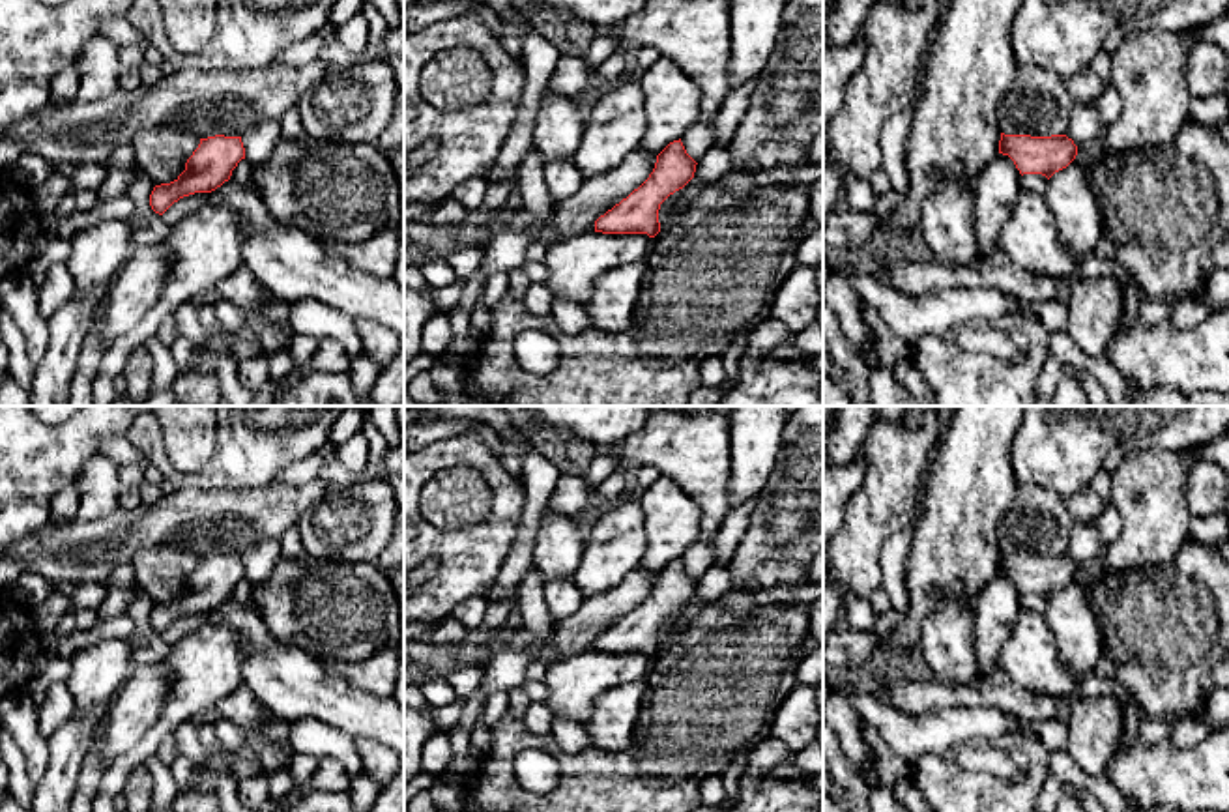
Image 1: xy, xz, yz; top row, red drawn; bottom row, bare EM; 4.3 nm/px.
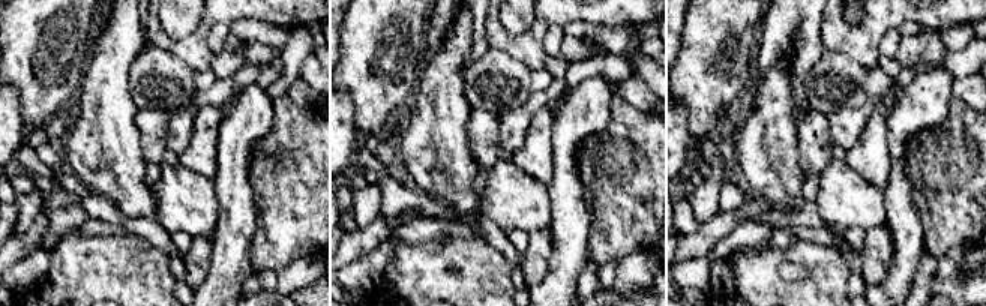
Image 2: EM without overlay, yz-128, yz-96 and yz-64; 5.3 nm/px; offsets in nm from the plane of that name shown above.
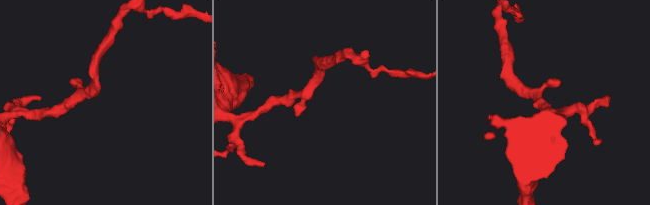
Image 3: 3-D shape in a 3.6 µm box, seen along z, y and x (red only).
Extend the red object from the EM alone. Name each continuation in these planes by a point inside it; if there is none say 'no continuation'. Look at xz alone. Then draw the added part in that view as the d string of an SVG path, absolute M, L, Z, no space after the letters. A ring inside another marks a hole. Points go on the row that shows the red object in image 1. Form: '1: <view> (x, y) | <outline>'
no continuation

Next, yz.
no continuation

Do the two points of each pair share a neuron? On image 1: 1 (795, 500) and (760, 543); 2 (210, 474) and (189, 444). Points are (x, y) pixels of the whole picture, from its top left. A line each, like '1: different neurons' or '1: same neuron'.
1: same neuron
2: different neurons

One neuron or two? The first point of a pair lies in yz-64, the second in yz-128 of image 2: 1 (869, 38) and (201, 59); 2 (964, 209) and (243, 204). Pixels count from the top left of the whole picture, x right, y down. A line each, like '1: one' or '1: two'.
1: one
2: two

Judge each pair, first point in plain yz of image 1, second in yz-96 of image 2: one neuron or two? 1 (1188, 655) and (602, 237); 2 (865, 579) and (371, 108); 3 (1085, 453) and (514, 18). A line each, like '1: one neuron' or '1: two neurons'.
1: one neuron
2: one neuron
3: two neurons

